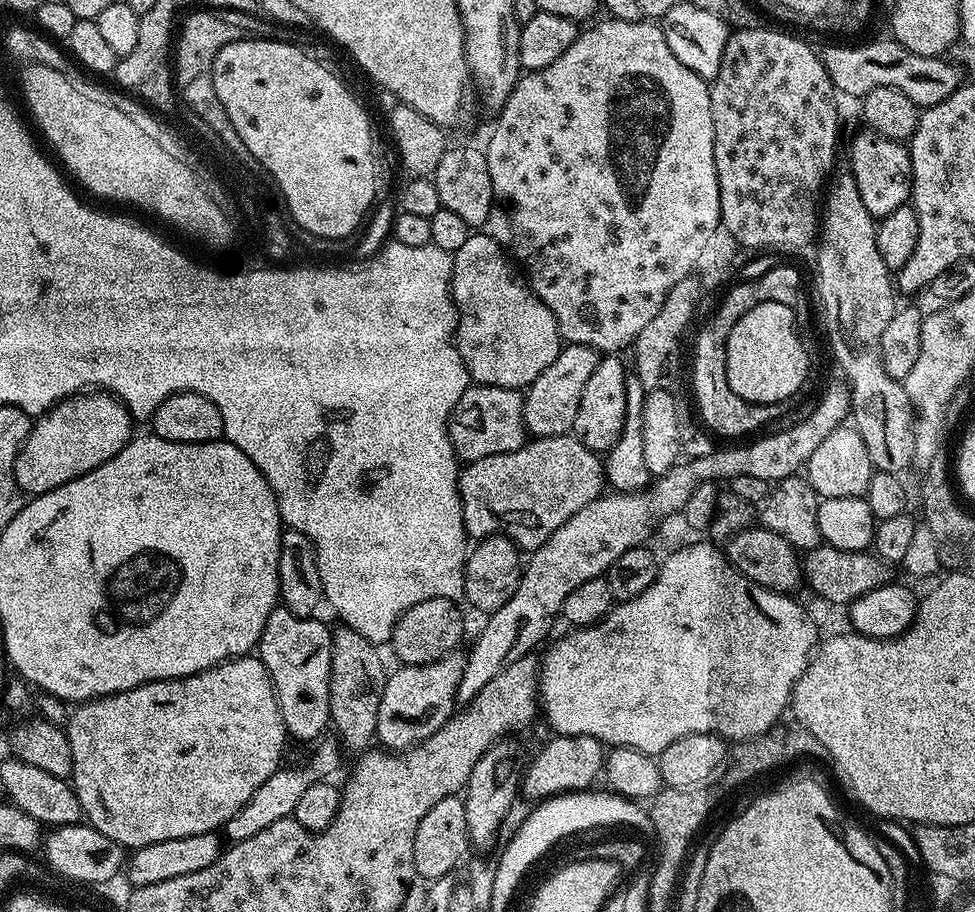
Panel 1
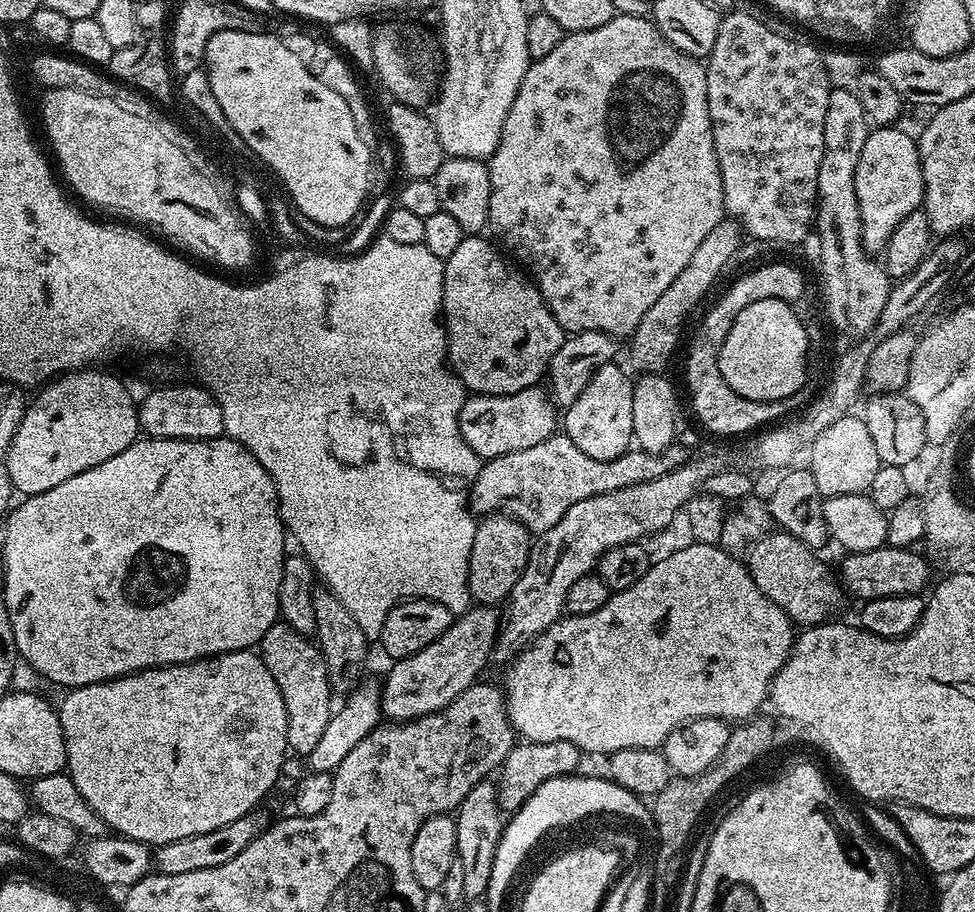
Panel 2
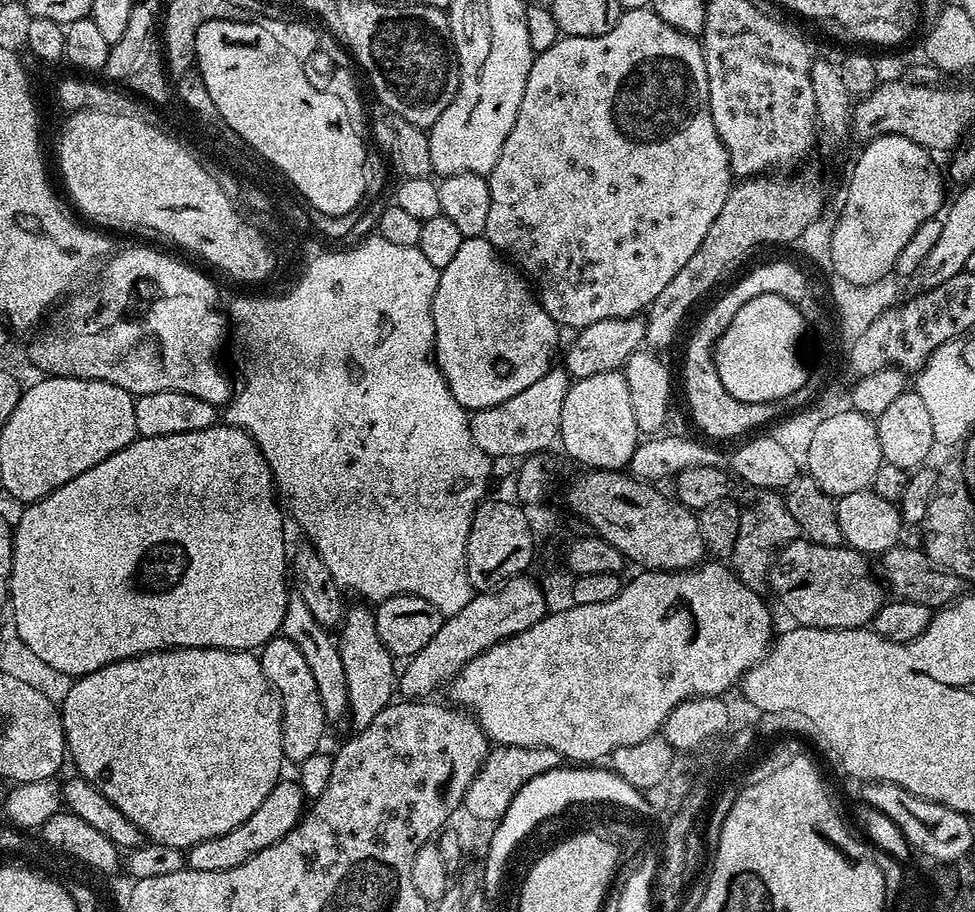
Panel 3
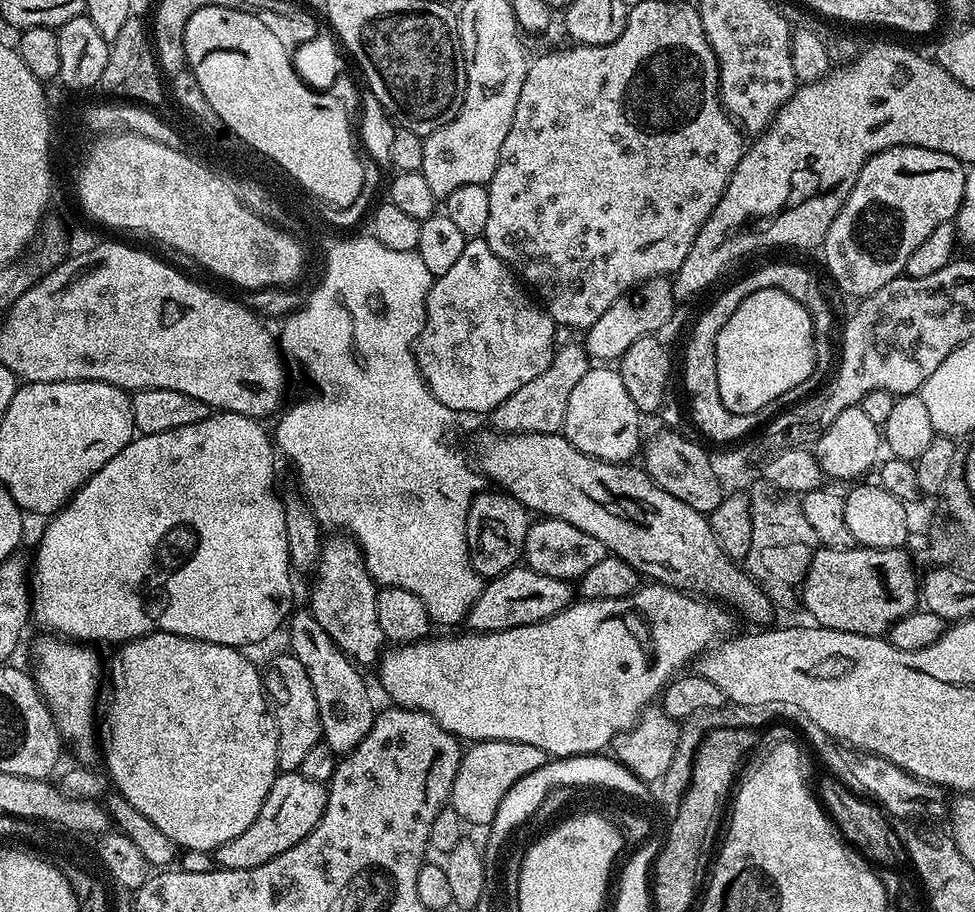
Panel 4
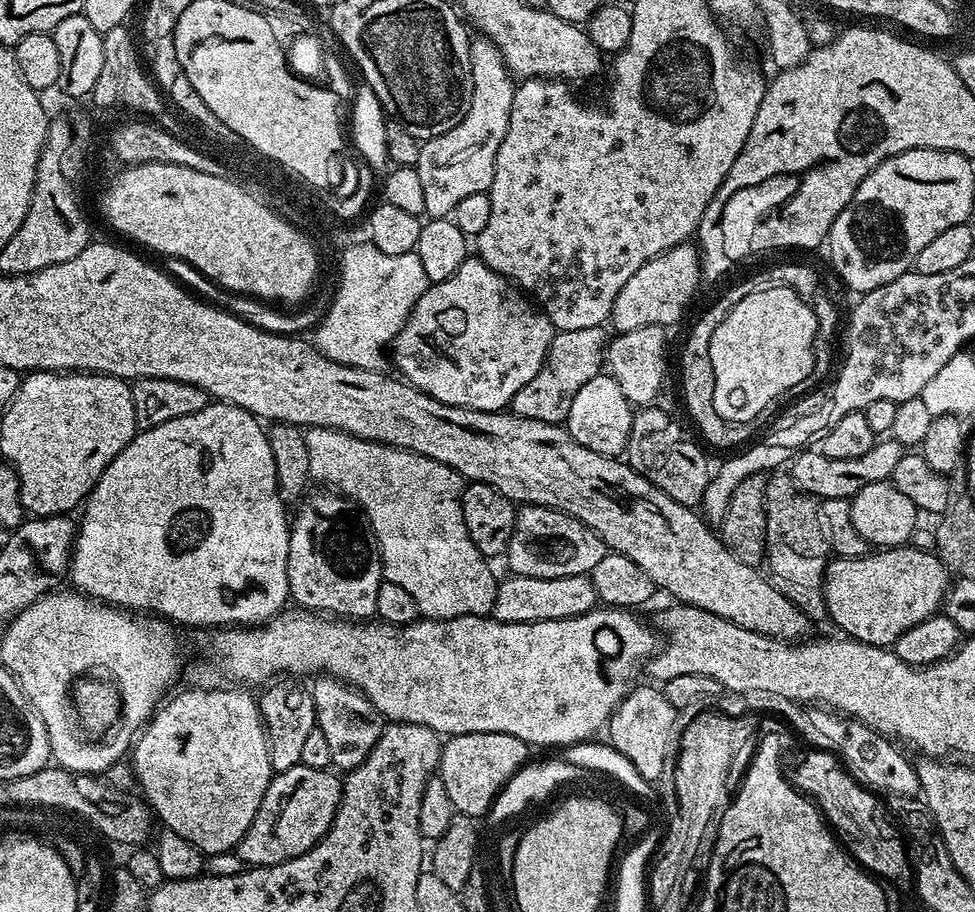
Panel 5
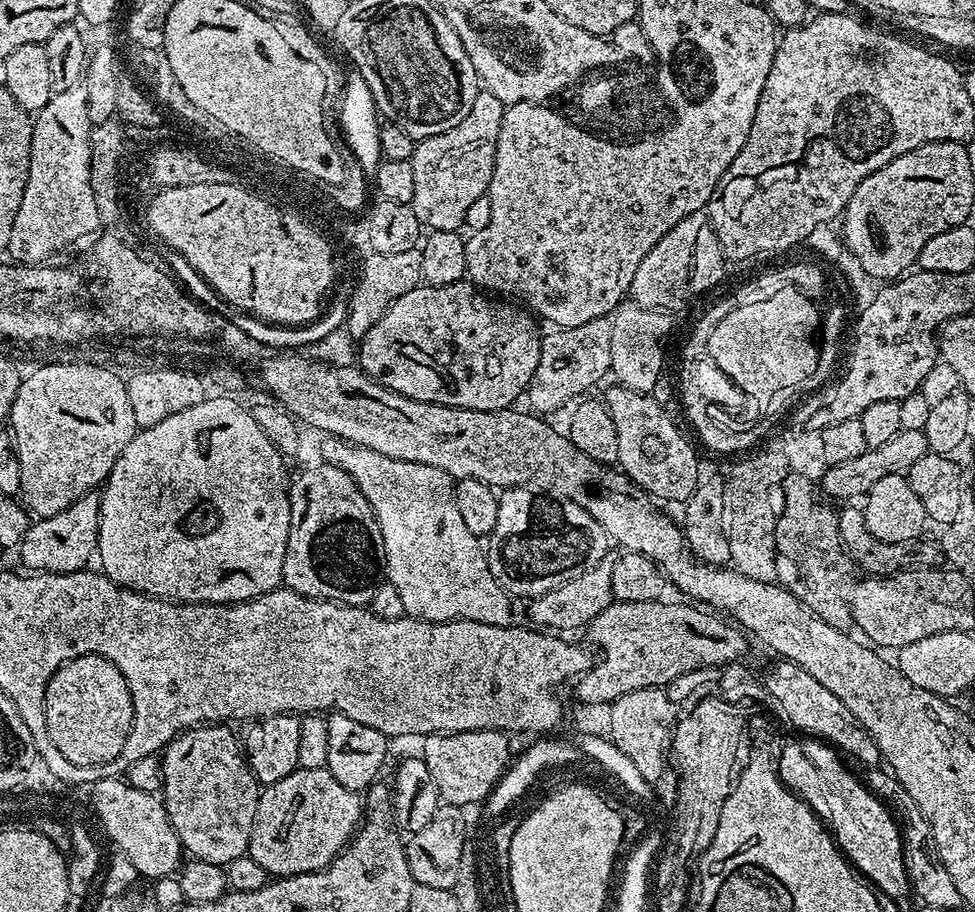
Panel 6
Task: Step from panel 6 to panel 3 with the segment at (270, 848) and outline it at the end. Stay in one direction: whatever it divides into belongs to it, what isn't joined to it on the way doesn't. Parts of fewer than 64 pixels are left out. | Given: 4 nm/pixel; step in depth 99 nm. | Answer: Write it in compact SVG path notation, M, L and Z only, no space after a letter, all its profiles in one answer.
M288 778L281 779L280 783L274 786L274 790L266 794L266 802L262 802L262 806L258 806L258 810L254 810L254 814L250 814L250 818L242 822L242 826L234 826L234 830L218 838L206 838L206 842L198 842L193 848L187 849L187 867L211 872L234 870L234 866L242 866L246 858L258 854L258 850L266 850L266 846L274 846L274 842L290 834L290 830L294 830L305 811L306 797L299 783L292 781L291 784Z

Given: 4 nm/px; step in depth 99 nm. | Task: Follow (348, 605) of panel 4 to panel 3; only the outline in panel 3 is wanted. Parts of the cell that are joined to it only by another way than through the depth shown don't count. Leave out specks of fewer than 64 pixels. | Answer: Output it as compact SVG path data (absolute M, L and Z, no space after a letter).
M368 606L360 607L364 608L349 607L338 625L342 670L346 670L347 719L352 720L353 729L356 730L370 726L378 710L393 703L394 693L398 688L398 664L390 650L382 646L382 638L378 638L378 626L373 609Z

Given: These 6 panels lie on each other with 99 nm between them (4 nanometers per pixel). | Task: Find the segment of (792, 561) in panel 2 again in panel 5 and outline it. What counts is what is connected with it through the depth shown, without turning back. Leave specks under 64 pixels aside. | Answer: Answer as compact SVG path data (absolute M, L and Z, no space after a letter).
M913 546L885 548L863 556L845 556L829 563L824 572L824 605L828 611L827 619L833 620L841 628L845 637L858 640L861 644L873 644L879 648L895 645L896 640L910 626L918 626L926 618L941 611L944 598L950 587L950 569L940 560L935 551L923 552Z

